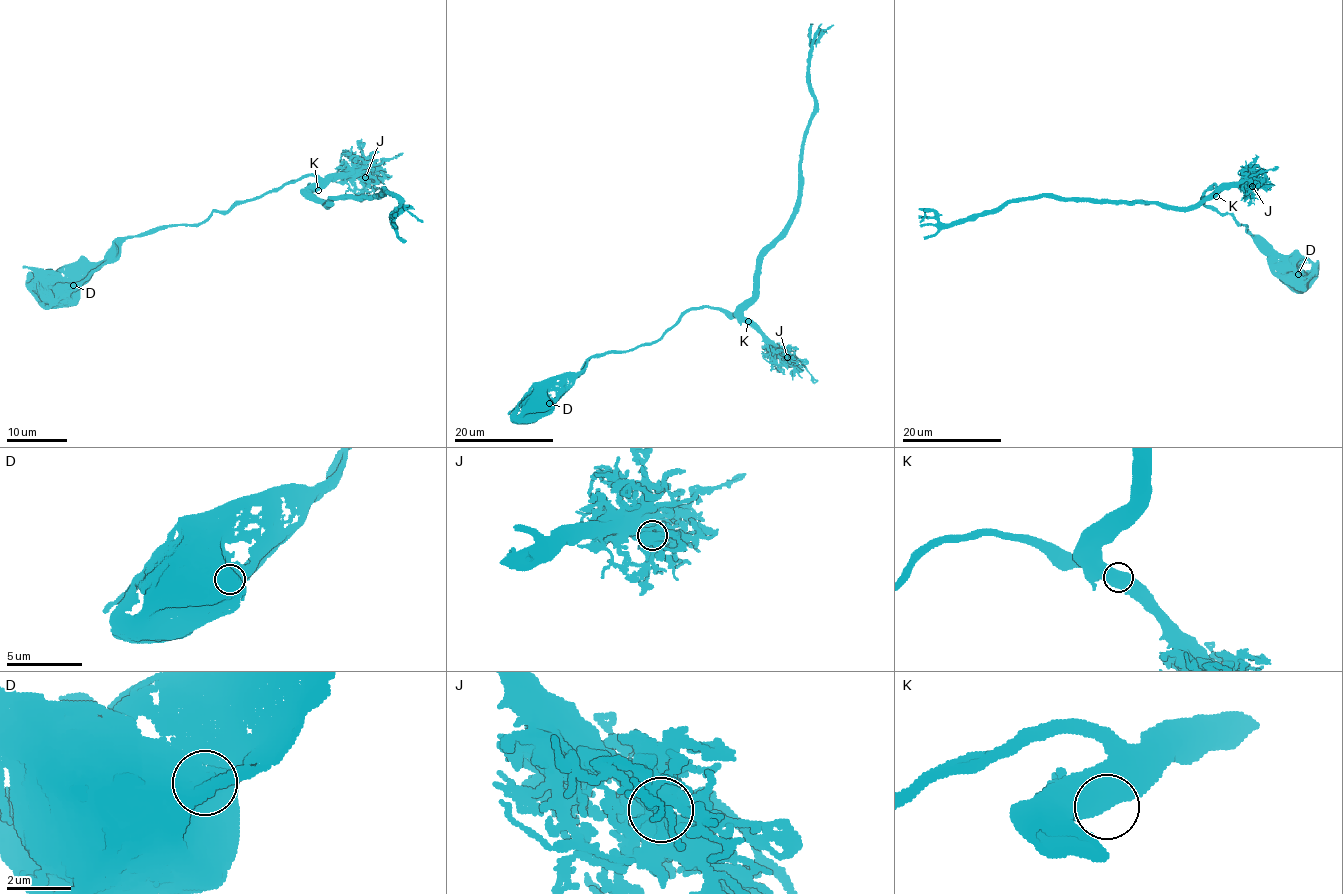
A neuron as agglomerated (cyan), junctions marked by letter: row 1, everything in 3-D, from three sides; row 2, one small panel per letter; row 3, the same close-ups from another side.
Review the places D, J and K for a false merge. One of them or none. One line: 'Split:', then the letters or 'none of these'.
Split: none of these

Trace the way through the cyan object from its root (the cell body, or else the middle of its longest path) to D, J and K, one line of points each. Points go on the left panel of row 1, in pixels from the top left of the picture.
D: (55, 289), (56, 285), (73, 285)
J: (55, 289), (79, 284), (129, 237), (202, 223), (215, 211), (230, 211), (307, 176), (365, 177)
K: (55, 289), (79, 284), (129, 237), (202, 223), (215, 211), (230, 211), (307, 176), (318, 179), (318, 190)

